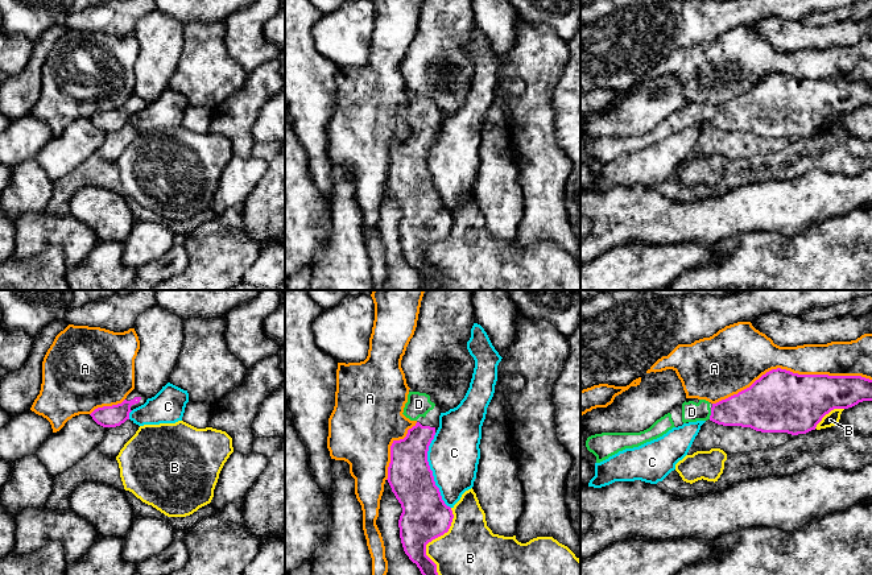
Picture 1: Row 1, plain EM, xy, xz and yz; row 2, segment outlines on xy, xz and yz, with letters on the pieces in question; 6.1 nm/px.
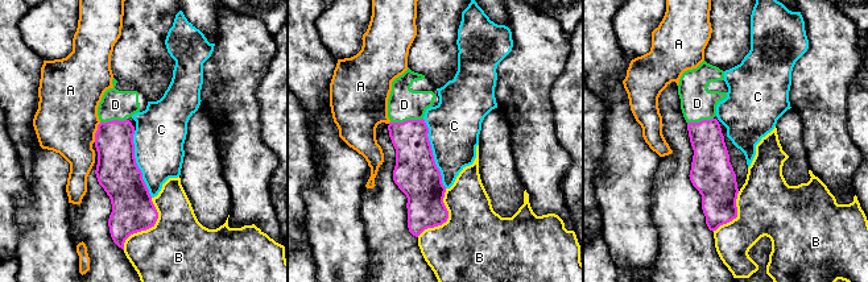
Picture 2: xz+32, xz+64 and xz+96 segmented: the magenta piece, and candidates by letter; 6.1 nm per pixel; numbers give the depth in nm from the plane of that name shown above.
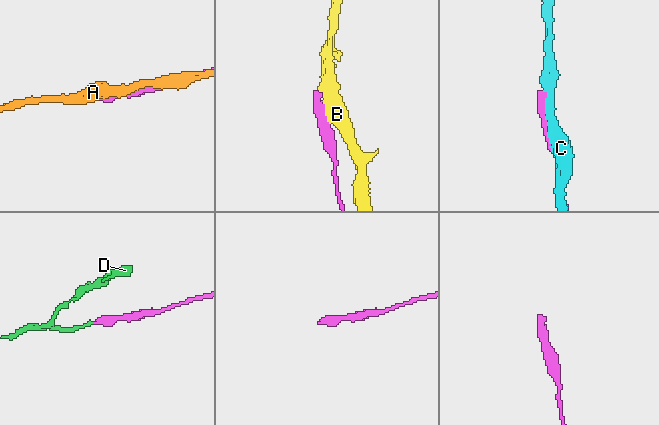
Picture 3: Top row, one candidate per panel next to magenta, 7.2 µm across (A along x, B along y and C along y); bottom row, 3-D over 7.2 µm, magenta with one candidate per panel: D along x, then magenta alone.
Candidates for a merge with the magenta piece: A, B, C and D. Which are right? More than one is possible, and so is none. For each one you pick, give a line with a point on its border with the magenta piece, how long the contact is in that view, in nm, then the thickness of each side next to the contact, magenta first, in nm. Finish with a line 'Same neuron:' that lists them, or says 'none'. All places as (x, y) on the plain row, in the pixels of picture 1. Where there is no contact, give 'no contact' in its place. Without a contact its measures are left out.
D: contact yz (711, 119); length 70 nm; calibres 240 and 130 nm
Same neuron: D

